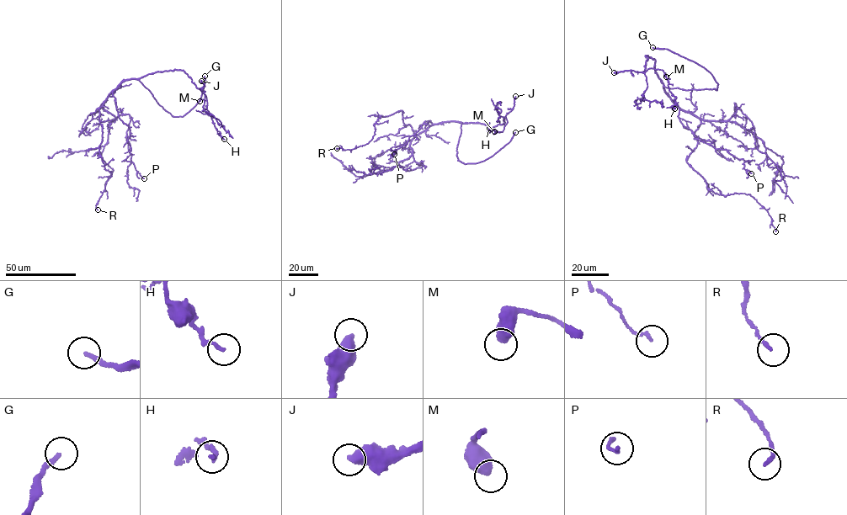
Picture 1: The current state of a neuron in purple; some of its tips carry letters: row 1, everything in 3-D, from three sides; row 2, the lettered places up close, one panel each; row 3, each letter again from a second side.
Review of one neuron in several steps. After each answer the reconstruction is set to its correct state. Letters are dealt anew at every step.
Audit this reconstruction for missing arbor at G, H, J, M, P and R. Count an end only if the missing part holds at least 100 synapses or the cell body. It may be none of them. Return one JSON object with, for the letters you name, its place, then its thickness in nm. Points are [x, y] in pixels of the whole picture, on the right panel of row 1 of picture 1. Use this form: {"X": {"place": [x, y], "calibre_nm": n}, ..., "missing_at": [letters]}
{"G": {"place": [652, 47], "calibre_nm": 180}, "J": {"place": [614, 72], "calibre_nm": 600}, "missing_at": ["G", "J"]}

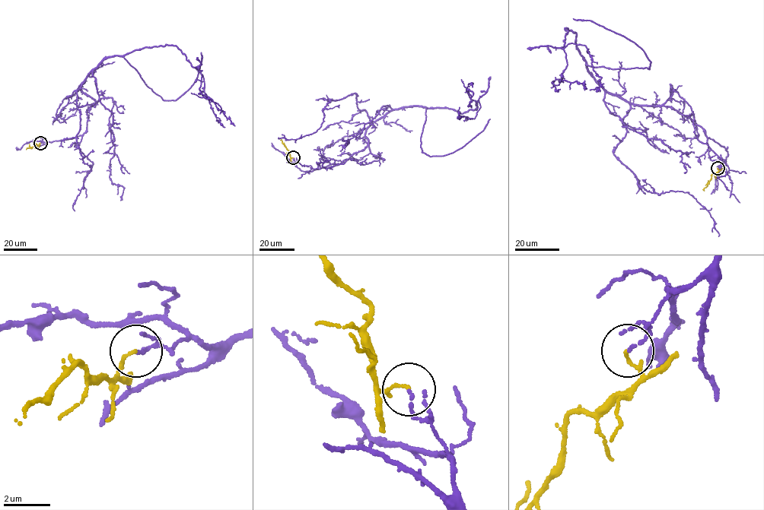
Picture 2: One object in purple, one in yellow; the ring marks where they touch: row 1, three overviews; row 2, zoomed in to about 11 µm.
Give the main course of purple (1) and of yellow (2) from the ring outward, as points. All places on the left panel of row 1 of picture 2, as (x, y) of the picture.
1: (40, 143), (83, 134), (96, 102), (79, 87), (103, 60), (167, 45), (202, 71), (205, 93), (224, 127)
2: (40, 143), (26, 149)

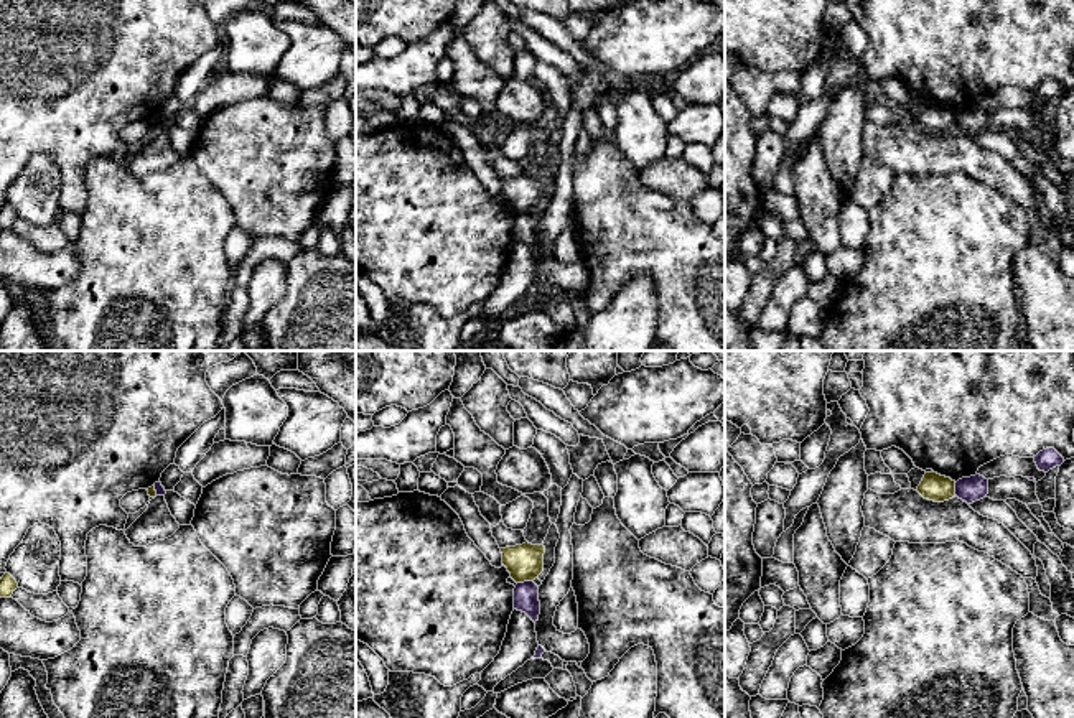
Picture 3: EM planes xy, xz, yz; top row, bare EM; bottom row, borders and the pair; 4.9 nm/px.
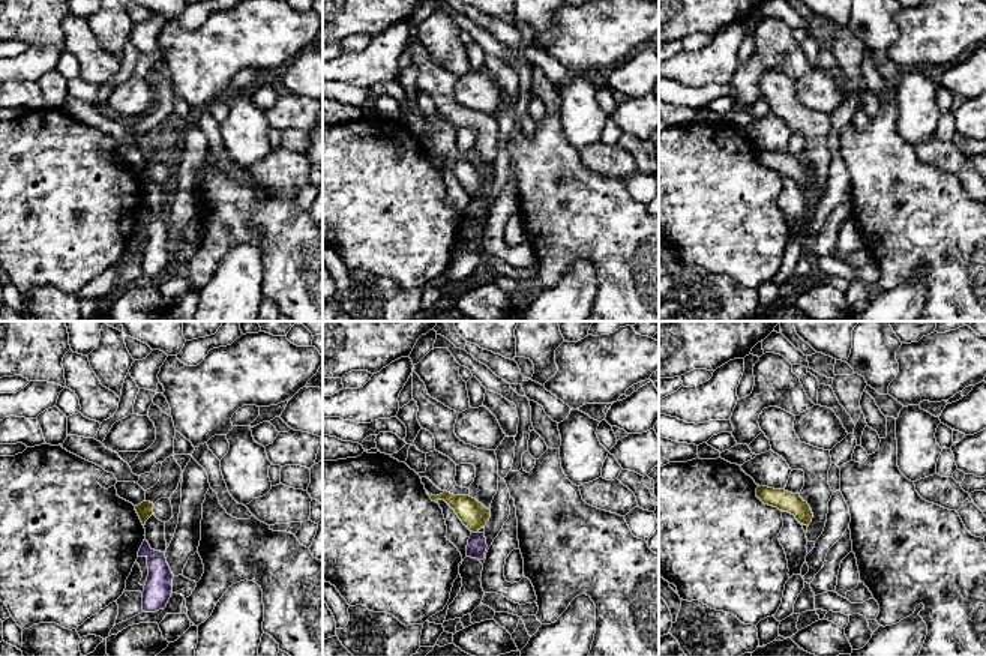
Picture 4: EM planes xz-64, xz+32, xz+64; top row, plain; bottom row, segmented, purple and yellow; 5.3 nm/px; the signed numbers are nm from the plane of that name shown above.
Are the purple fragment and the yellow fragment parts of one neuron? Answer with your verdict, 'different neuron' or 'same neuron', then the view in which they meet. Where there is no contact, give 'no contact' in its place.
different neuron; meets purple in xz

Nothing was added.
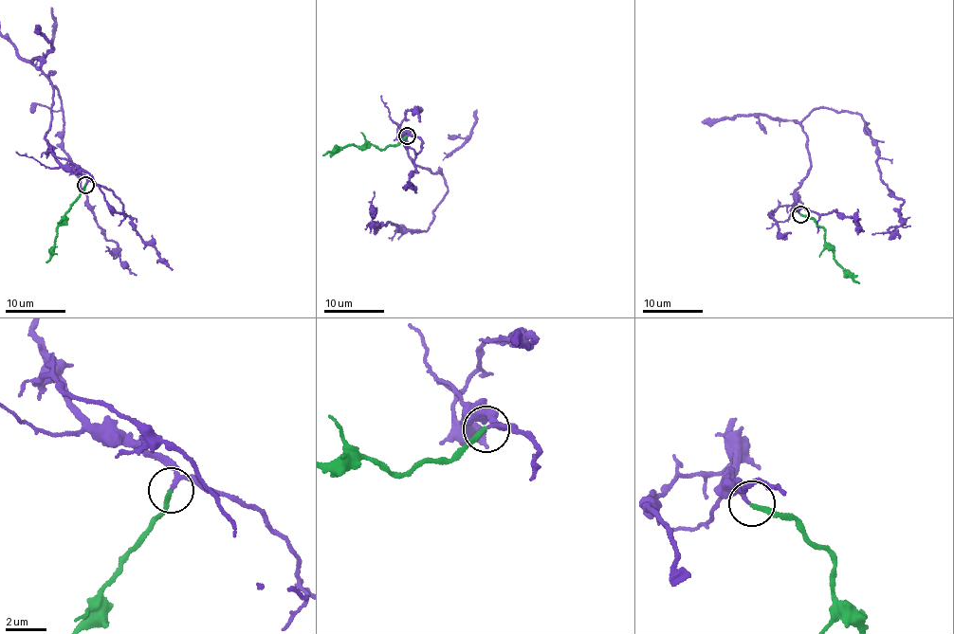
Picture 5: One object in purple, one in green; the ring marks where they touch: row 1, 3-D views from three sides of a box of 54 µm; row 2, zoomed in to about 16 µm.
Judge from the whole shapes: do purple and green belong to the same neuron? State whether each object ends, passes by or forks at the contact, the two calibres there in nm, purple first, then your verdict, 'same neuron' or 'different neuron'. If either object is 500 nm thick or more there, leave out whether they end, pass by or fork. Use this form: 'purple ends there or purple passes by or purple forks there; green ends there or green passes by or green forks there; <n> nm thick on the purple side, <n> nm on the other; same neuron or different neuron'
purple passes by; green ends there; 180 nm thick on the purple side, 240 nm on the other; same neuron

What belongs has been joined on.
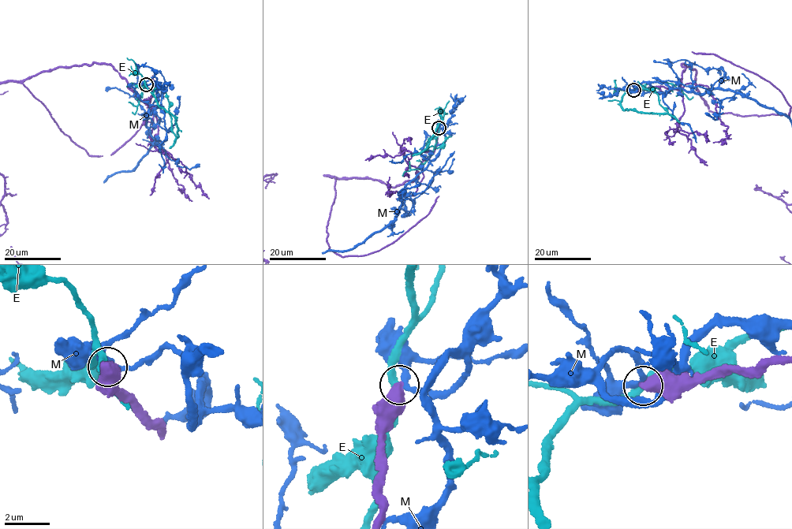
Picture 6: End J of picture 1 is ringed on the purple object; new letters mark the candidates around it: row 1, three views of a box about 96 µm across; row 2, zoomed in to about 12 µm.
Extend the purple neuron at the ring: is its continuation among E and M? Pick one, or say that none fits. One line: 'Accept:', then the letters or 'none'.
Accept: none

